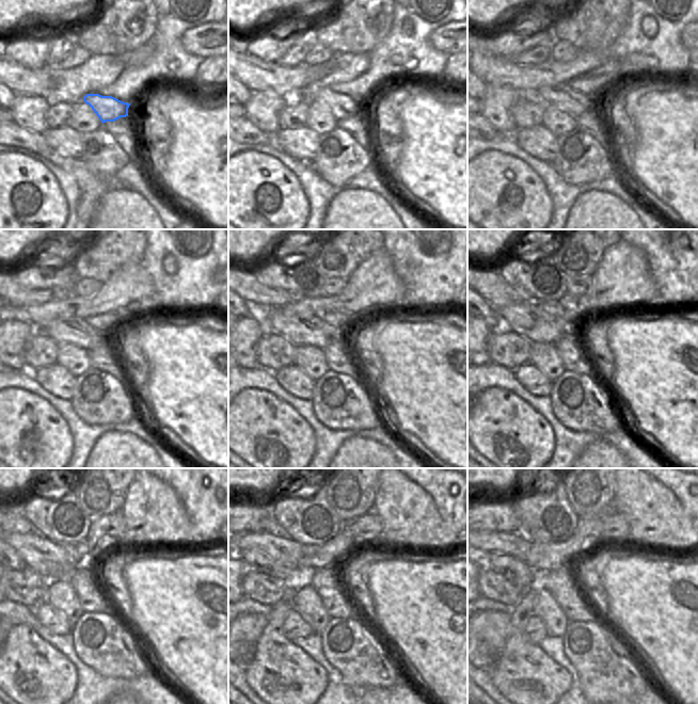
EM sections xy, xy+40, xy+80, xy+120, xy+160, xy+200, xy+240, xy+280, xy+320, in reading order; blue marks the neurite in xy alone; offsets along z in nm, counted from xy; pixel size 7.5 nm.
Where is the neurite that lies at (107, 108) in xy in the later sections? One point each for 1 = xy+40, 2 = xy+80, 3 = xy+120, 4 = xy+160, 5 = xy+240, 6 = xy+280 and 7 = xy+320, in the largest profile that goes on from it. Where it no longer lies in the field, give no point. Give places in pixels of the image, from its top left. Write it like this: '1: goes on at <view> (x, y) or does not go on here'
1: goes on at xy+40 (340, 106)
2: goes on at xy+80 (561, 96)
3: goes on at xy+120 (76, 331)
4: goes on at xy+160 (300, 328)
5: goes on at xy+240 (52, 561)
6: goes on at xy+280 (281, 548)
7: goes on at xy+320 (517, 545)

